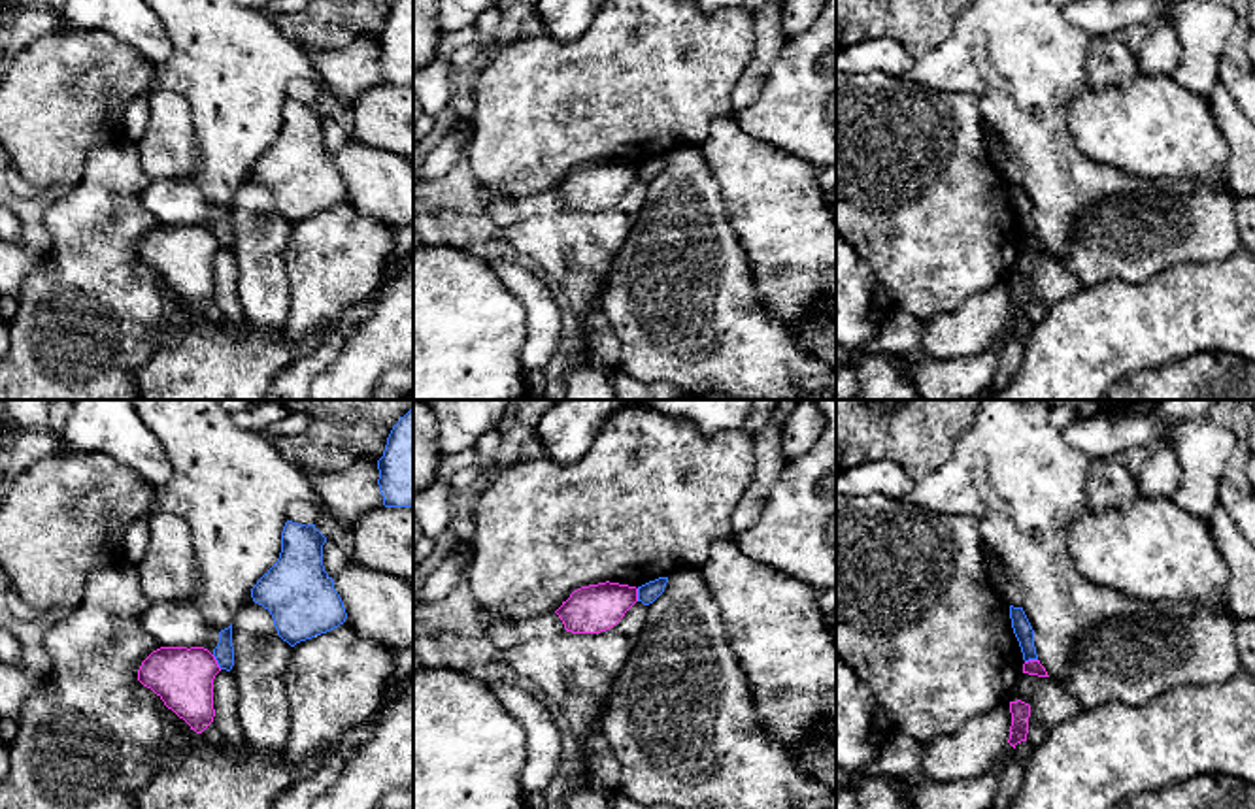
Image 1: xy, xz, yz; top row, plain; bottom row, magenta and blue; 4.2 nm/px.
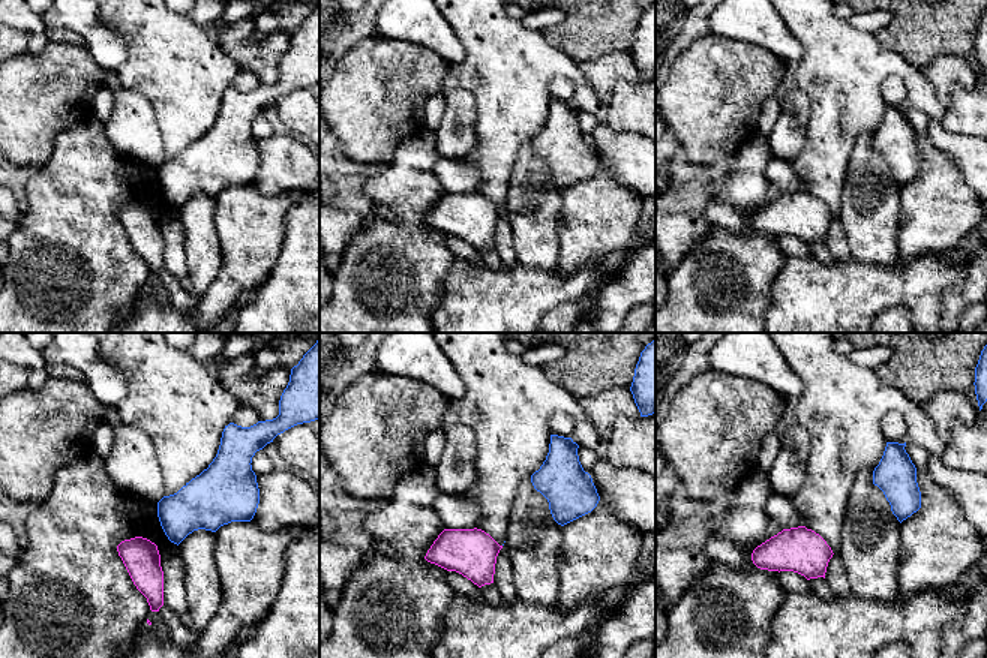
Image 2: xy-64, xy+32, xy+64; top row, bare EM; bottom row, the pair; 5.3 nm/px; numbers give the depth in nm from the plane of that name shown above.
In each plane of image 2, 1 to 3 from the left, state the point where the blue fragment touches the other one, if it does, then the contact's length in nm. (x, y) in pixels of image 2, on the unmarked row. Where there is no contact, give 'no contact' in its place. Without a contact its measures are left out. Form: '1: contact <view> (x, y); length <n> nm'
1: no contact
2: no contact
3: no contact

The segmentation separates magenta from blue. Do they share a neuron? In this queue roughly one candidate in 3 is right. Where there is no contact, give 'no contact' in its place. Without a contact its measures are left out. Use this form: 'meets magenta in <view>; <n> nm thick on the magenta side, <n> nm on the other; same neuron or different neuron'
meets magenta in xy; 260 nm thick on the magenta side, 90 nm on the other; different neuron

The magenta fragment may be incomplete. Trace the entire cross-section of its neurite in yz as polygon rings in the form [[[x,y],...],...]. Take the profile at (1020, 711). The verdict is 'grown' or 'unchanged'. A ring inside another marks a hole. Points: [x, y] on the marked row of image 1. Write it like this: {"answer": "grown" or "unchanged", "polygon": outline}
{"answer": "unchanged", "polygon": [[[1017,700],[1010,702],[1012,726],[1008,743],[1015,749],[1017,743],[1027,741],[1030,705]]]}

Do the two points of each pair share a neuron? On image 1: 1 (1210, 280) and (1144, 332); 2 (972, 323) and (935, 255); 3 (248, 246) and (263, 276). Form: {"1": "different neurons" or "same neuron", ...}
{"1": "same neuron", "2": "different neurons", "3": "same neuron"}

